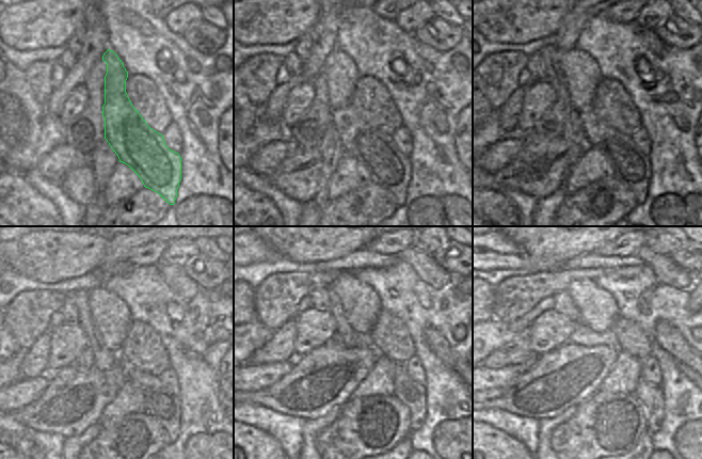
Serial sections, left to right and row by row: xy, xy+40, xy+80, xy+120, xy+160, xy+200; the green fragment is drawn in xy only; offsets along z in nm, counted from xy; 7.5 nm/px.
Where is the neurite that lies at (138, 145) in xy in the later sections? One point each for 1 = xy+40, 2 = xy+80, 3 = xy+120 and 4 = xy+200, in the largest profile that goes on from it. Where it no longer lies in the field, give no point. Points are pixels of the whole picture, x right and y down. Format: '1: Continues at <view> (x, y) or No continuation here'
1: Continues at xy+40 (391, 169)
2: Continues at xy+80 (631, 167)
3: Continues at xy+120 (161, 404)
4: Continues at xy+200 (651, 396).

